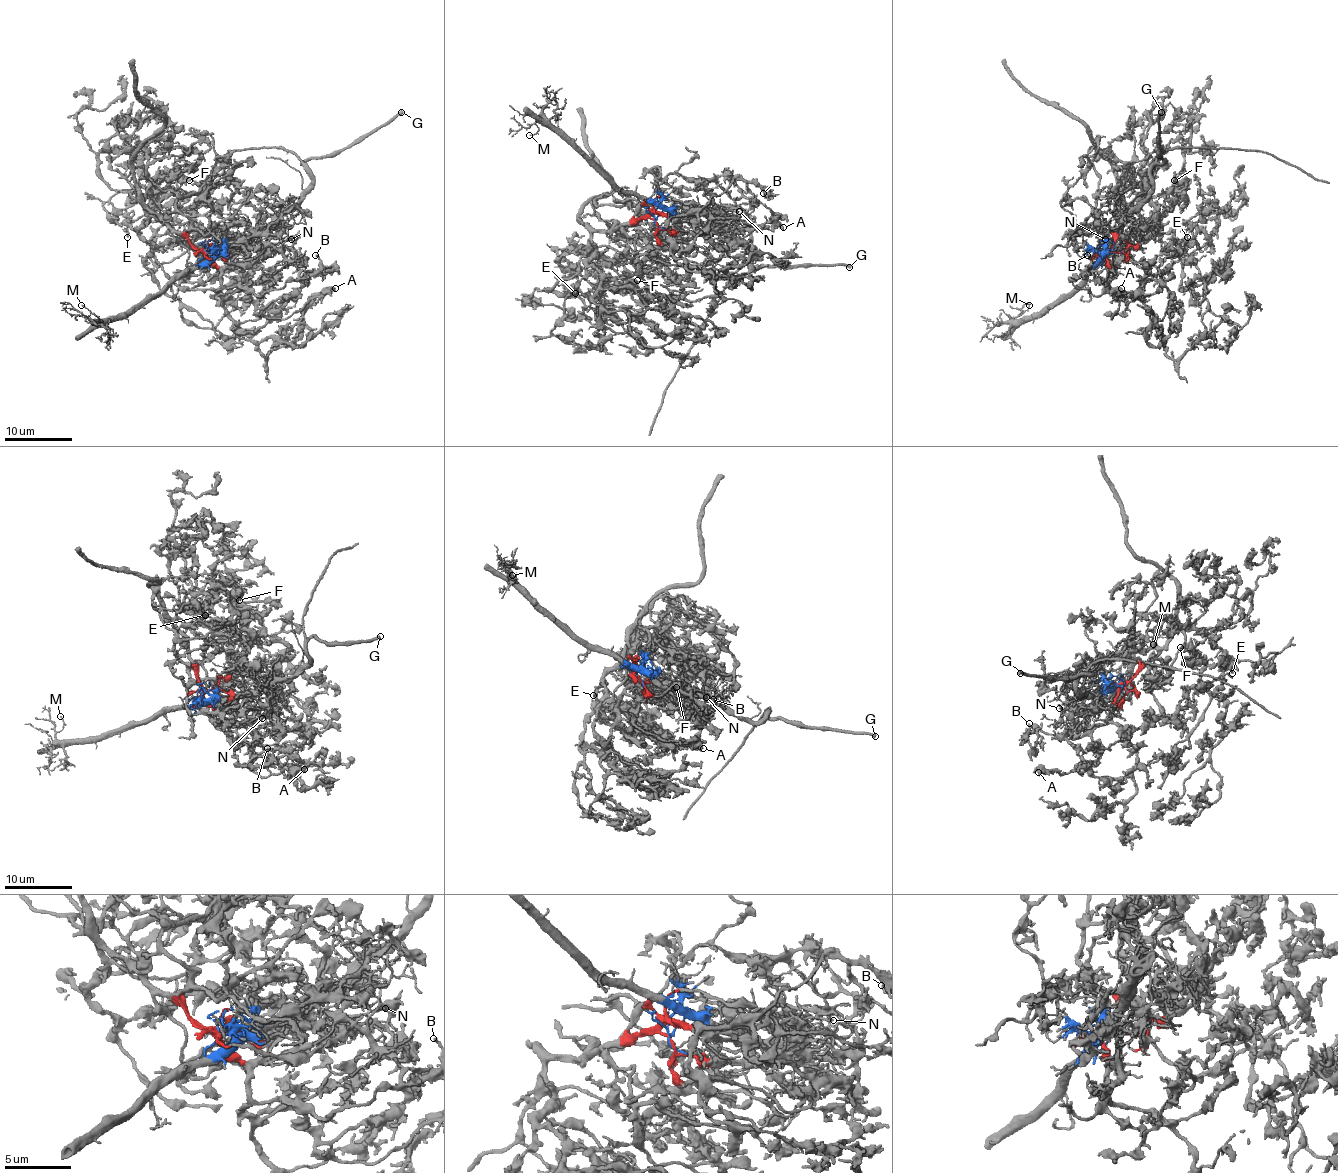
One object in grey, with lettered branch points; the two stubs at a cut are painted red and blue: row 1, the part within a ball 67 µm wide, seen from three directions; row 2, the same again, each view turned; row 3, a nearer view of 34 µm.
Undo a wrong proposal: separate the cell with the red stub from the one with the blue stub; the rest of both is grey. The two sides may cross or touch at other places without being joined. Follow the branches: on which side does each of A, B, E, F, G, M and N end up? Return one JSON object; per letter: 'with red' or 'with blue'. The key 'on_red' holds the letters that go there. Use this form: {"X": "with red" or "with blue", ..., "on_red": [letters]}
{"A": "with red", "B": "with red", "E": "with red", "F": "with red", "G": "with blue", "M": "with blue", "N": "with blue", "on_red": ["A", "B", "E", "F"]}

